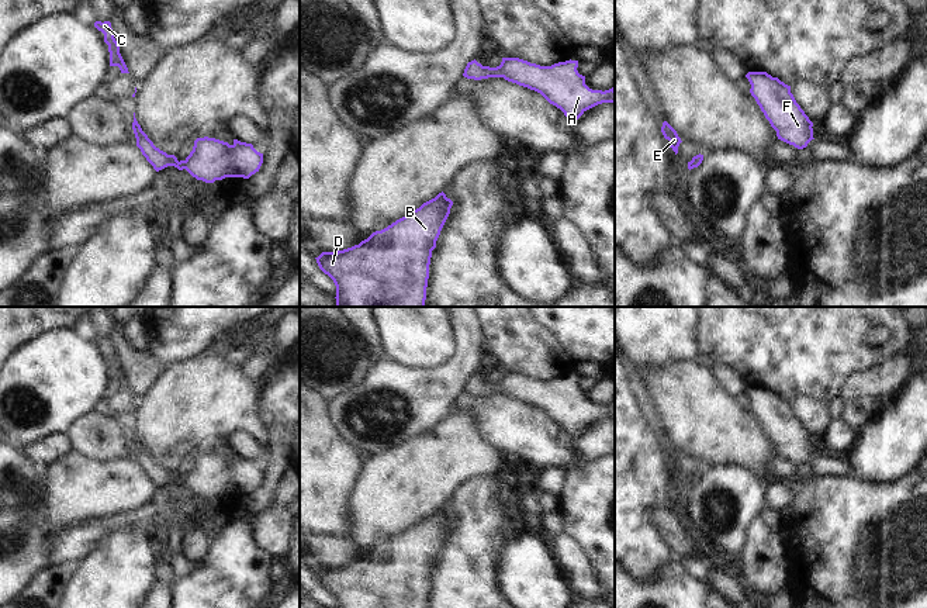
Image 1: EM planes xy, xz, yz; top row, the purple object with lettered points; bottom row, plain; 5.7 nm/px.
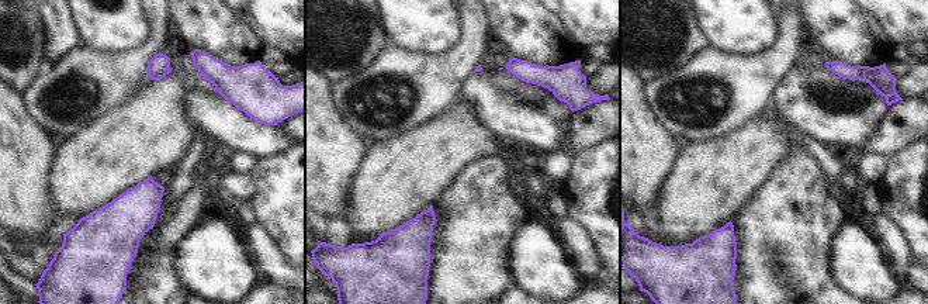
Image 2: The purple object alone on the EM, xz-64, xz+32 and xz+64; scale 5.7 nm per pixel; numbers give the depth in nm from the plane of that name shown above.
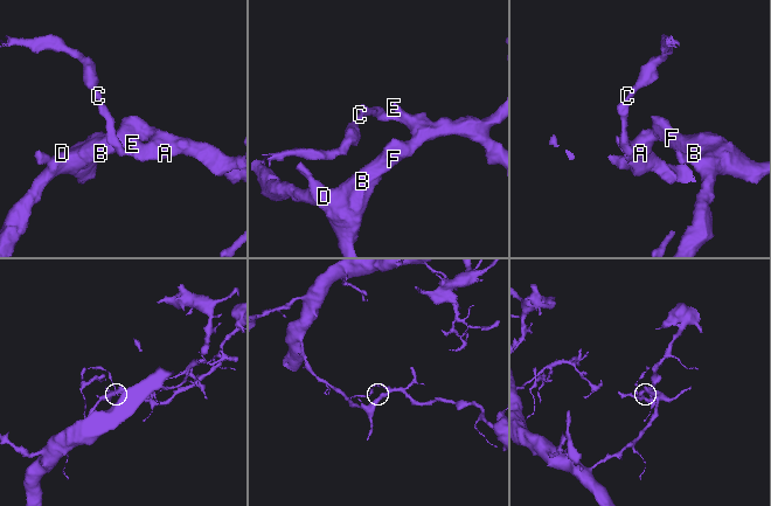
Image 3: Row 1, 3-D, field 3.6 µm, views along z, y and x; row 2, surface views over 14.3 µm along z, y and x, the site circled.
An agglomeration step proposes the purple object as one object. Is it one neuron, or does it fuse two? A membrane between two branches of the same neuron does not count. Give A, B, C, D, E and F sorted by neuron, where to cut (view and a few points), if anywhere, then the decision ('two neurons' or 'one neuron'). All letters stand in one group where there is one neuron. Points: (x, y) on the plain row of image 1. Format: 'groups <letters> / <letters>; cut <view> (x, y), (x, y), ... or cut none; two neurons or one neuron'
groups A B C D E F; cut none; one neuron

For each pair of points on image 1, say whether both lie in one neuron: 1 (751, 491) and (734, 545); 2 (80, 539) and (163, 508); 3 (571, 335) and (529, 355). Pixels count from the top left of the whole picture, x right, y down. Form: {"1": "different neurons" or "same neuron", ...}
{"1": "same neuron", "2": "same neuron", "3": "different neurons"}

